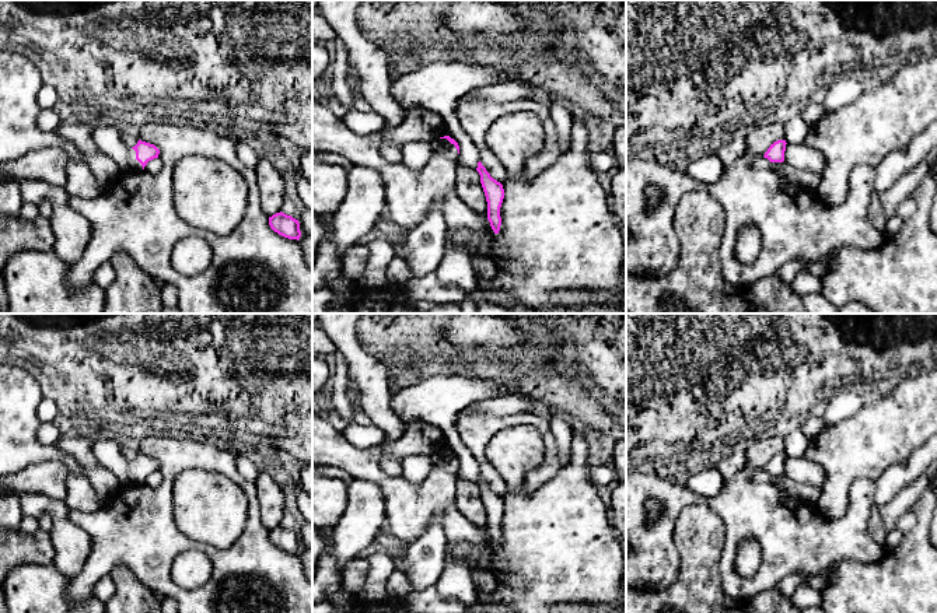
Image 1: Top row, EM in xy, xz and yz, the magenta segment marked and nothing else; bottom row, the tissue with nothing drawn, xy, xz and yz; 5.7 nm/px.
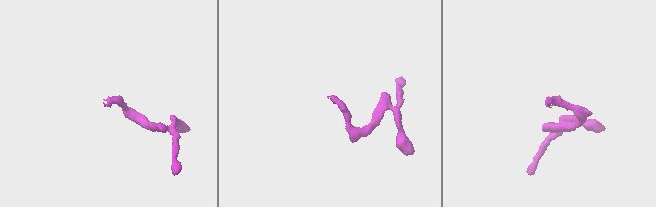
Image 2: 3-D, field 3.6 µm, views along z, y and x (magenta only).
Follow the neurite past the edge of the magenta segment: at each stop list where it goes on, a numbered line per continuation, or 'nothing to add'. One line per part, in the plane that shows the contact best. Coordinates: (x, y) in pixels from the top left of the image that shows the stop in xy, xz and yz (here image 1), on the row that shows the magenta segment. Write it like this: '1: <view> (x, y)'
1: xz (441, 146)

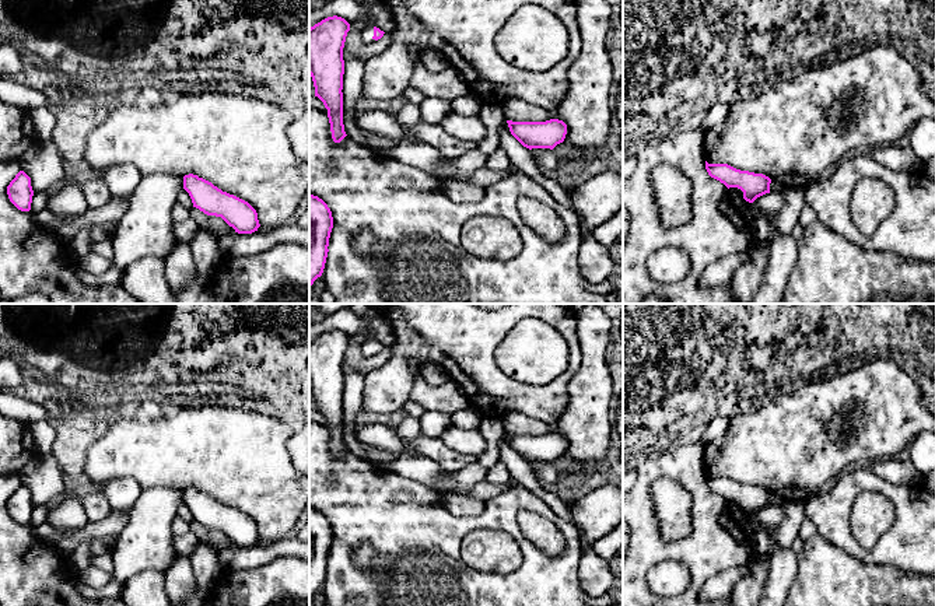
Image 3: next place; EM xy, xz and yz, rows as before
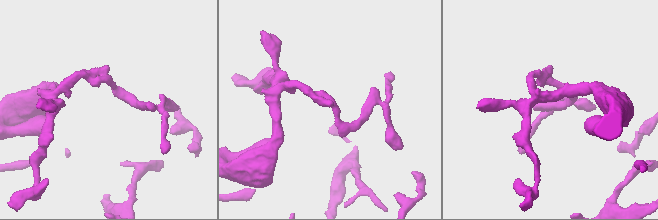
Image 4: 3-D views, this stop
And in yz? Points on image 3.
nothing to add

